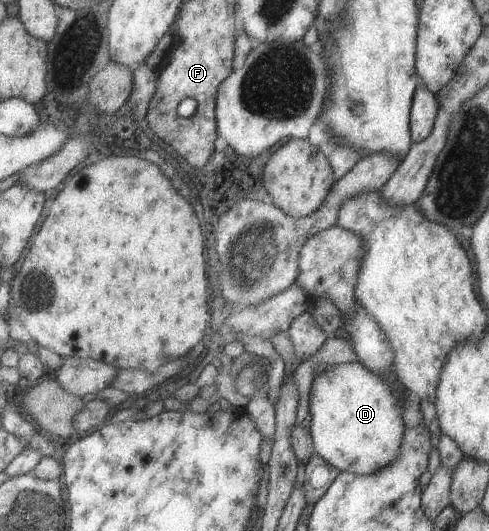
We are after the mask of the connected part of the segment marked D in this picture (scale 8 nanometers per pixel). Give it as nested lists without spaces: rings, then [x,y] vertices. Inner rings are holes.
[[[358,361],[329,367],[313,378],[308,394],[308,412],[311,418],[308,431],[314,452],[327,464],[334,466],[338,472],[351,472],[351,474],[373,474],[379,468],[393,464],[399,456],[399,446],[403,436],[399,402],[395,400],[387,384]]]

